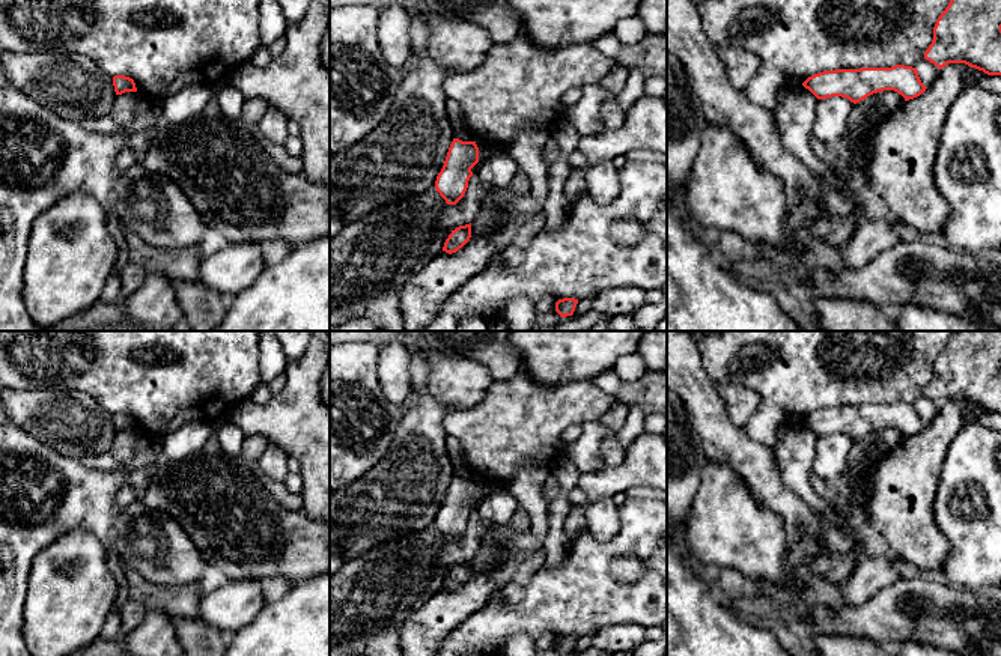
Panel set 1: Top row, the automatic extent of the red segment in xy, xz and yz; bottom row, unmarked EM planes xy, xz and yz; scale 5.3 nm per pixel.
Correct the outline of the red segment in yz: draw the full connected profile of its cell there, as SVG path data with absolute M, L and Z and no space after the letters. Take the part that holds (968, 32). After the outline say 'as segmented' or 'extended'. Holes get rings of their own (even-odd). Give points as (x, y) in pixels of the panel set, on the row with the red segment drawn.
M950 0L924 59L939 69L965 63L1001 75L1001 0Z; as segmented

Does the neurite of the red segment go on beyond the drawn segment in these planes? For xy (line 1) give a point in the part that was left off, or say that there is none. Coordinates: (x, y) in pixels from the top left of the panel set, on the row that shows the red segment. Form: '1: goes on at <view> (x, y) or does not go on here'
1: does not go on here

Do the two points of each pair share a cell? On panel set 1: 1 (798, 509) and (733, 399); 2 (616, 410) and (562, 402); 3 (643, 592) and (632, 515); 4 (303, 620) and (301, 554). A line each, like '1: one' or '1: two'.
1: two
2: two
3: one
4: two

